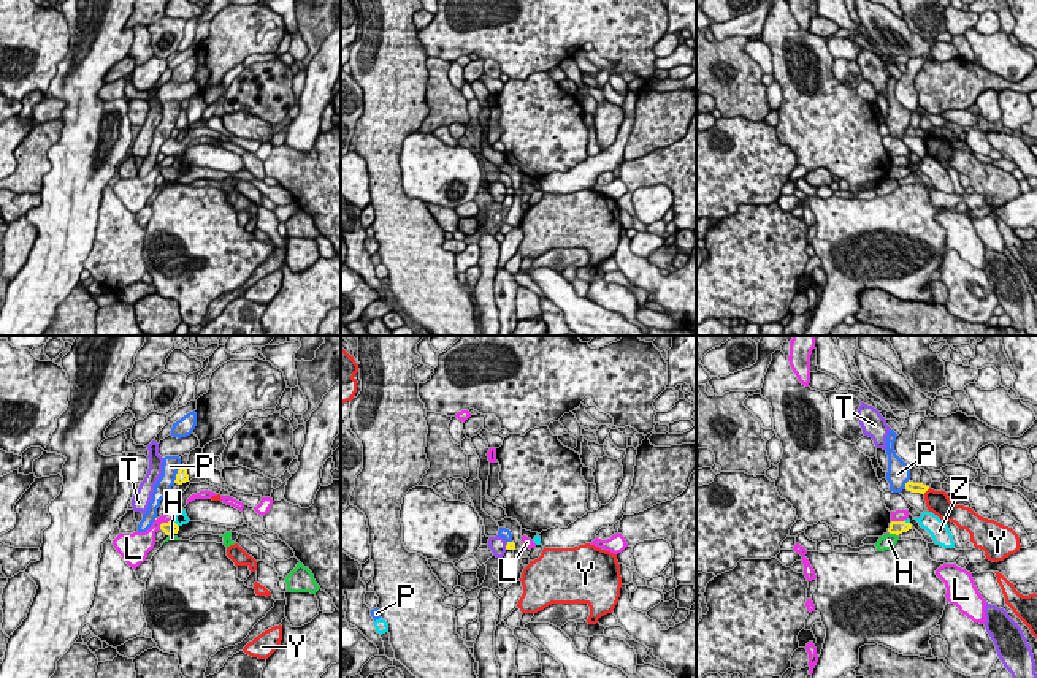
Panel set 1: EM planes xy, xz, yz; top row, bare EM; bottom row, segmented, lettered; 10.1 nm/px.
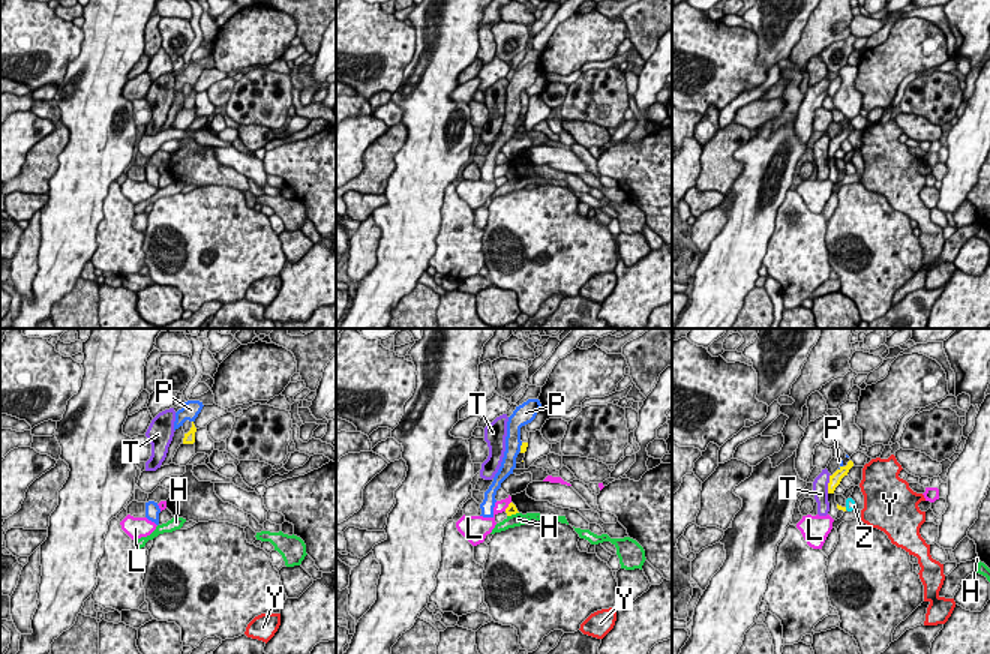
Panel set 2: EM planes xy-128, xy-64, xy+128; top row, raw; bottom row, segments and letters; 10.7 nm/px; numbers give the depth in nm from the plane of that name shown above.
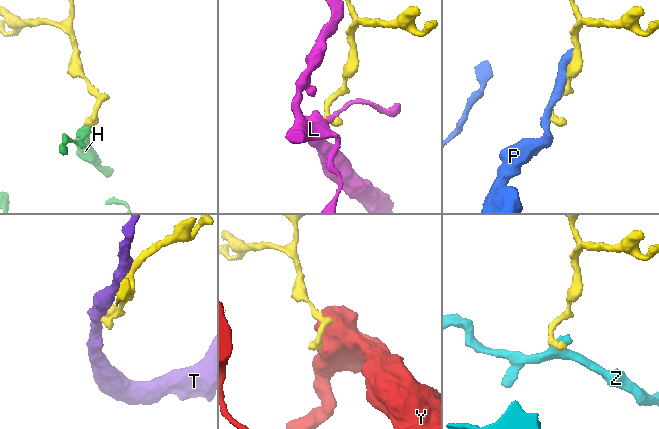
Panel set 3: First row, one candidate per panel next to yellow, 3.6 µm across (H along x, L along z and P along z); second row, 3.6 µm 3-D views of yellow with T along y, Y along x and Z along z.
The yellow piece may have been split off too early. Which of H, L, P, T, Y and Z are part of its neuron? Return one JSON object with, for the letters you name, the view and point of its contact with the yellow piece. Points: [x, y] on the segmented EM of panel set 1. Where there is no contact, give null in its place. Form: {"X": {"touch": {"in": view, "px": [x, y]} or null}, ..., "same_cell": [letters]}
{"same_cell": []}

